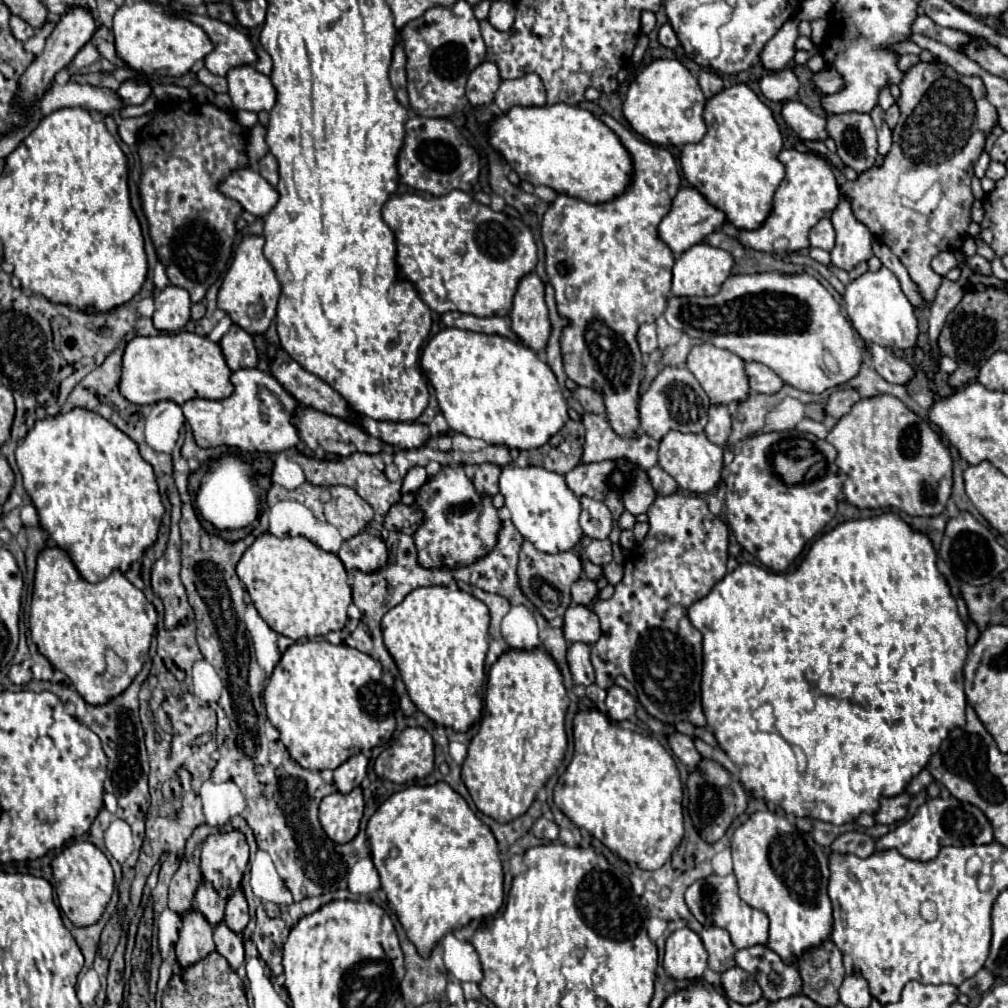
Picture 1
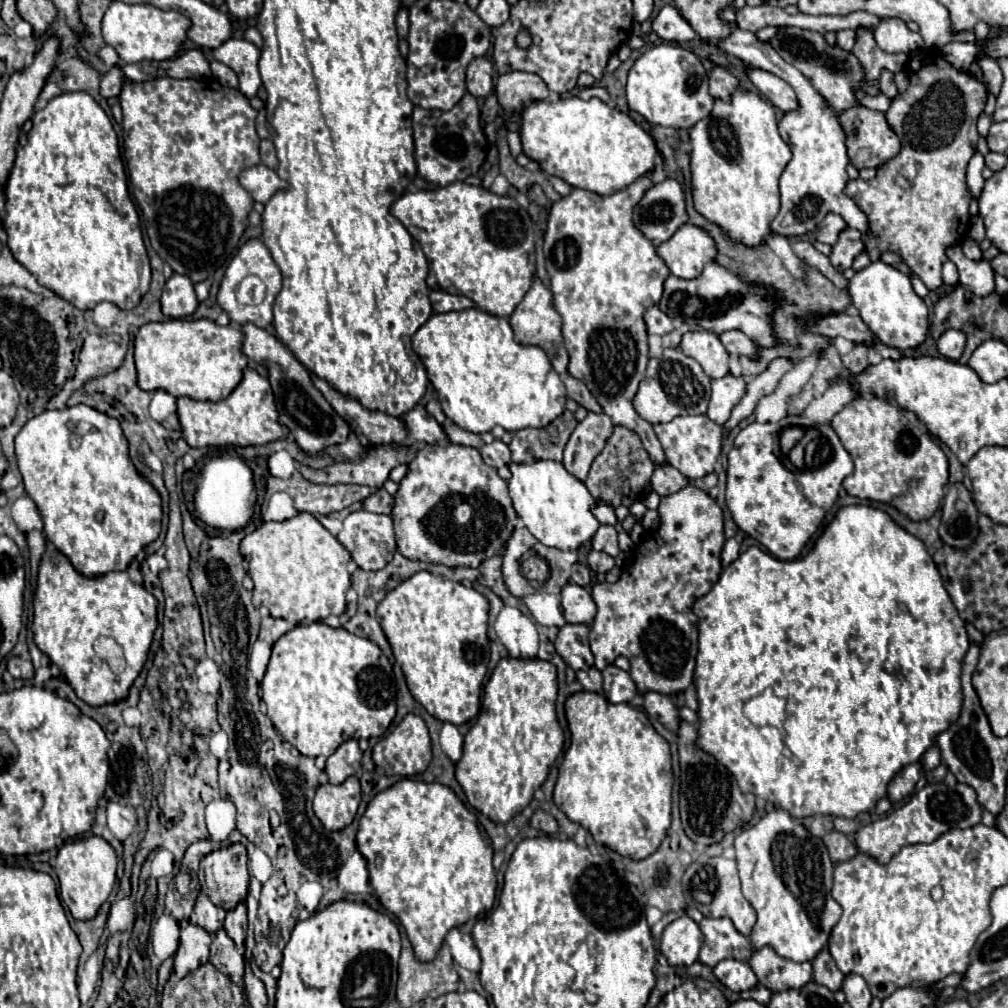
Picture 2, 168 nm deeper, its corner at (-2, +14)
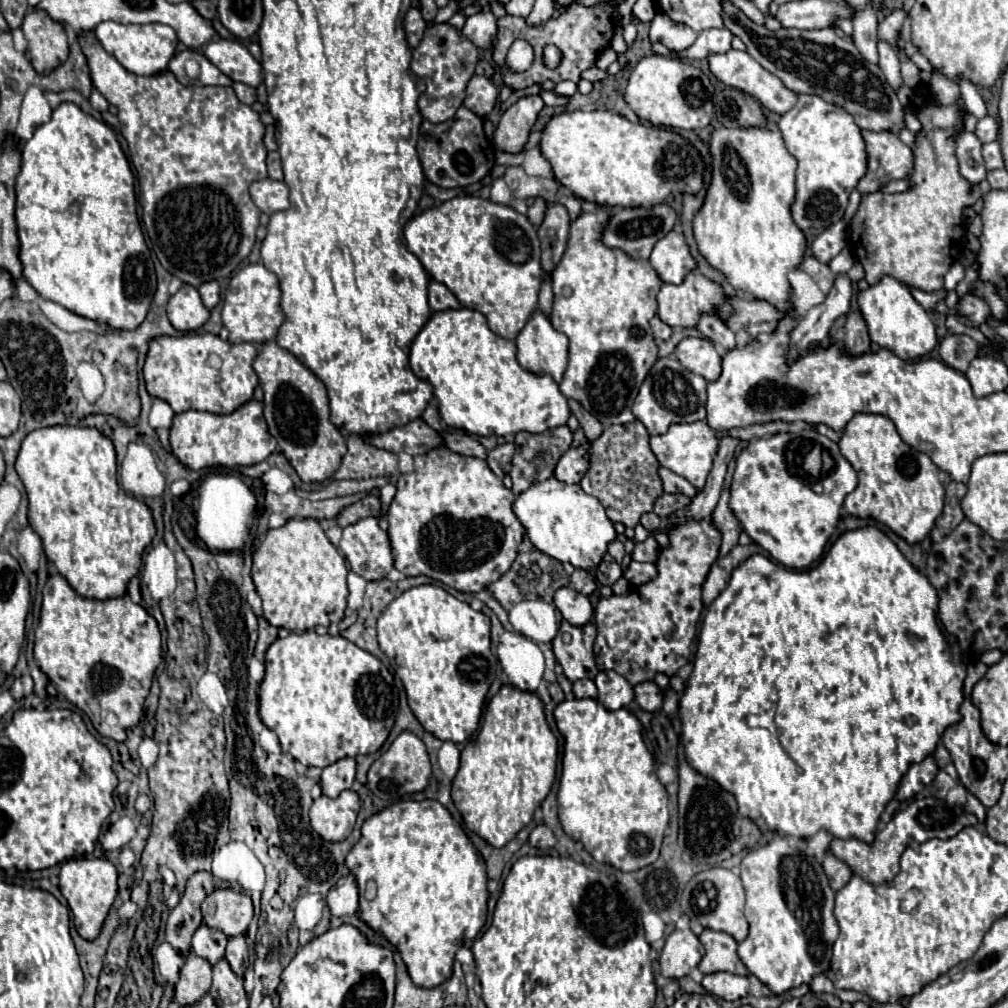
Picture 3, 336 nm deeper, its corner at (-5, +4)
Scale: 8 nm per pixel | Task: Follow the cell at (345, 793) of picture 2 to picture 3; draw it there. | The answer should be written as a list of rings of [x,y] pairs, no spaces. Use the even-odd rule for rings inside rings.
[[[344,790],[338,798],[320,796],[310,808],[310,826],[328,842],[346,840],[360,810],[358,794]]]

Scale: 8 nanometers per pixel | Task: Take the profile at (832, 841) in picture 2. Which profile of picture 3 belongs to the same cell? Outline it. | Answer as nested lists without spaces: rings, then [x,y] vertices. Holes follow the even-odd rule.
[[[826,852],[824,856],[824,870],[830,880],[830,888],[834,892],[842,890],[842,886],[846,886],[846,882],[852,878],[852,870],[842,860],[838,860],[832,852]]]

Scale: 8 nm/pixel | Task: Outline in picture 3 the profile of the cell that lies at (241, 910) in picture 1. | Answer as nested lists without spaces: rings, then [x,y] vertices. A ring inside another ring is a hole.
[[[236,936],[236,938],[228,940],[226,960],[230,962],[230,968],[234,970],[234,974],[244,976],[244,972],[248,968],[248,948],[246,948],[246,938],[244,936]]]

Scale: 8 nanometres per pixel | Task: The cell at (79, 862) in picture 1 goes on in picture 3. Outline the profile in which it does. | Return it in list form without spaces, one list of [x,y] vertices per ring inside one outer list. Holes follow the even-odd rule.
[[[78,858],[78,860],[68,860],[62,864],[60,870],[60,892],[66,898],[70,912],[74,916],[74,926],[76,932],[86,938],[86,940],[94,940],[100,930],[102,924],[108,916],[108,910],[112,908],[112,902],[118,894],[118,884],[116,884],[118,872],[114,868],[114,864],[110,864],[106,858]]]

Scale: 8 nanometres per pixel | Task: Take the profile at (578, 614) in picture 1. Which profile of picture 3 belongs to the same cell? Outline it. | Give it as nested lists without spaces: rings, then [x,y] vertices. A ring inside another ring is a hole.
[[[562,586],[554,594],[554,606],[560,610],[562,618],[574,626],[584,626],[592,618],[592,604],[584,594],[578,594],[570,586]]]

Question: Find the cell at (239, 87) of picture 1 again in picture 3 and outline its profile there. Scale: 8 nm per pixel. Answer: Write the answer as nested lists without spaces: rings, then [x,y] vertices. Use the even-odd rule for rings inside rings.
[[[224,38],[212,40],[204,48],[204,56],[234,82],[244,82],[248,86],[258,86],[262,82],[260,64],[242,42]]]

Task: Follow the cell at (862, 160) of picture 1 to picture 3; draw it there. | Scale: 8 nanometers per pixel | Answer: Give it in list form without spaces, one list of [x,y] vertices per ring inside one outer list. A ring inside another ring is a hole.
[[[862,132],[868,150],[868,172],[858,182],[858,192],[872,194],[890,180],[902,180],[912,174],[914,154],[892,132]]]

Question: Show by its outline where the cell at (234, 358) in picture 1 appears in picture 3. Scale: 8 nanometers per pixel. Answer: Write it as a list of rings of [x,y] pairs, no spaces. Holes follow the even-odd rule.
[[[274,340],[260,346],[252,368],[258,374],[264,390],[264,418],[272,438],[278,442],[276,448],[286,456],[302,482],[324,482],[332,478],[346,454],[346,440],[330,422],[328,394],[324,384]]]

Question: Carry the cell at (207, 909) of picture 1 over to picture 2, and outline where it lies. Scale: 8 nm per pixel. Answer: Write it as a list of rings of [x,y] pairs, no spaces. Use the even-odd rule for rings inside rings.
[[[199,896],[193,908],[193,920],[203,926],[207,932],[215,934],[221,926],[223,926],[223,918],[225,918],[225,910],[219,908],[217,904],[211,904],[211,900],[207,900],[207,896]]]

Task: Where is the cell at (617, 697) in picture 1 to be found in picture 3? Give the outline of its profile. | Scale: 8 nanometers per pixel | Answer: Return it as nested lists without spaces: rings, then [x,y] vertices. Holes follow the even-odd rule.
[[[602,670],[594,678],[594,682],[598,688],[598,702],[608,710],[624,708],[634,700],[632,686],[626,682],[626,678],[622,678],[614,670]]]

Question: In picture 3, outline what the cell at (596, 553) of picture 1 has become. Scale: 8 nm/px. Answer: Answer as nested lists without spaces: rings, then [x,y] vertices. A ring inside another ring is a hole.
[[[614,540],[614,542],[608,546],[608,552],[606,552],[604,560],[606,560],[606,562],[618,562],[618,564],[620,564],[622,558],[624,558],[624,544],[618,542],[618,540]]]

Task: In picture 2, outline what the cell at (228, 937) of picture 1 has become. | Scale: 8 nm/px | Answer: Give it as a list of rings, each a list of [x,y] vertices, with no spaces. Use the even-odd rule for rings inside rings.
[[[223,928],[213,936],[209,962],[215,964],[221,972],[225,972],[233,982],[237,984],[243,982],[243,970],[245,970],[243,954],[237,950],[237,944],[227,936]]]

